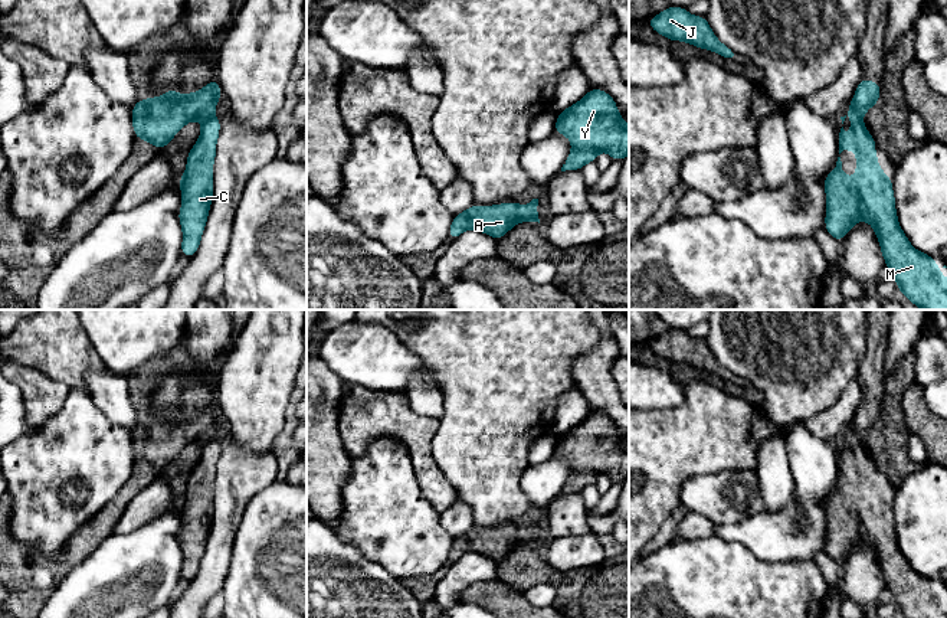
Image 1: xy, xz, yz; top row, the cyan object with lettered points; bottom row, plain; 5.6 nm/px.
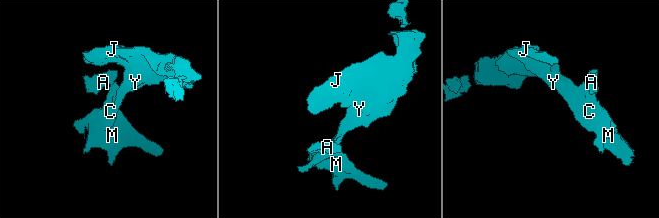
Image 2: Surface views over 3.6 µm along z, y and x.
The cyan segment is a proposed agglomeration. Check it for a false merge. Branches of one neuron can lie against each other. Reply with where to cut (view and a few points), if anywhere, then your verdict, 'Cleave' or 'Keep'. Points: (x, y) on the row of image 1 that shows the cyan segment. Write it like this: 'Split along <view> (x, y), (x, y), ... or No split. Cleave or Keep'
Split along xz (530, 208), (527, 219). Cleave

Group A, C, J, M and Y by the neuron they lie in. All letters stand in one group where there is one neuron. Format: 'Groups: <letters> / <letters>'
Groups: A / C J M Y

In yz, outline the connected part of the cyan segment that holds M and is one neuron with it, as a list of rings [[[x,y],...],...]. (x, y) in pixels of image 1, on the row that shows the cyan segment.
[[[851,115],[851,121],[852,130],[842,127],[838,144],[839,154],[856,151],[856,176],[846,177],[838,157],[836,167],[825,177],[825,229],[840,242],[856,222],[871,223],[900,292],[923,310],[947,310],[947,278],[941,277],[934,258],[914,249],[901,230],[892,180],[878,166],[875,140],[862,115]]]

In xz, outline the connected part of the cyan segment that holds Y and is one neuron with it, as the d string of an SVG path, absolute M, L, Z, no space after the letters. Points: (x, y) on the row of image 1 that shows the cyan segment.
M590 89L577 104L558 114L554 130L571 140L571 153L561 167L580 170L586 163L596 161L600 151L607 151L613 160L629 154L629 124L625 124L615 99L602 89Z

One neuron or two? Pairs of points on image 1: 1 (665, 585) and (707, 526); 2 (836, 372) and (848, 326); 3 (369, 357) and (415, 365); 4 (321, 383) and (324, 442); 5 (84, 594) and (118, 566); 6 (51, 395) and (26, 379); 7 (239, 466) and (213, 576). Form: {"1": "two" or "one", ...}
{"1": "two", "2": "one", "3": "one", "4": "one", "5": "one", "6": "one", "7": "one"}

